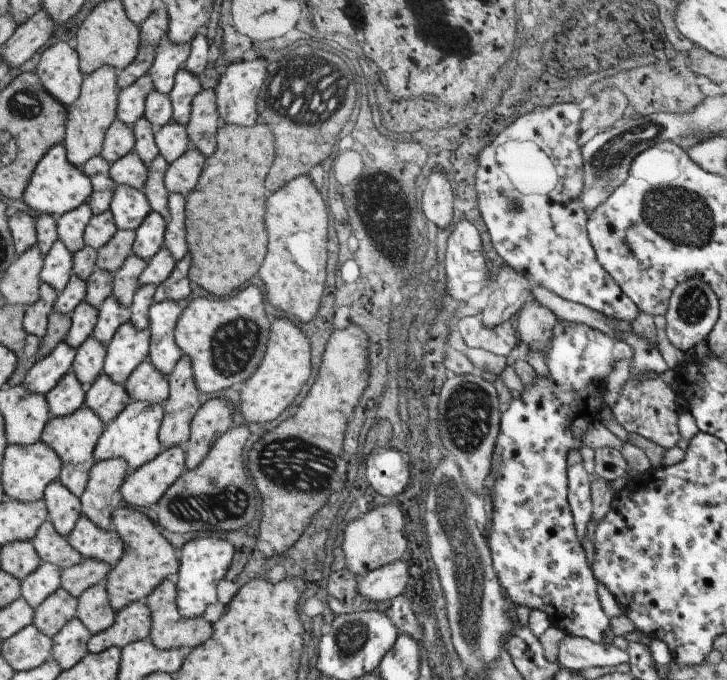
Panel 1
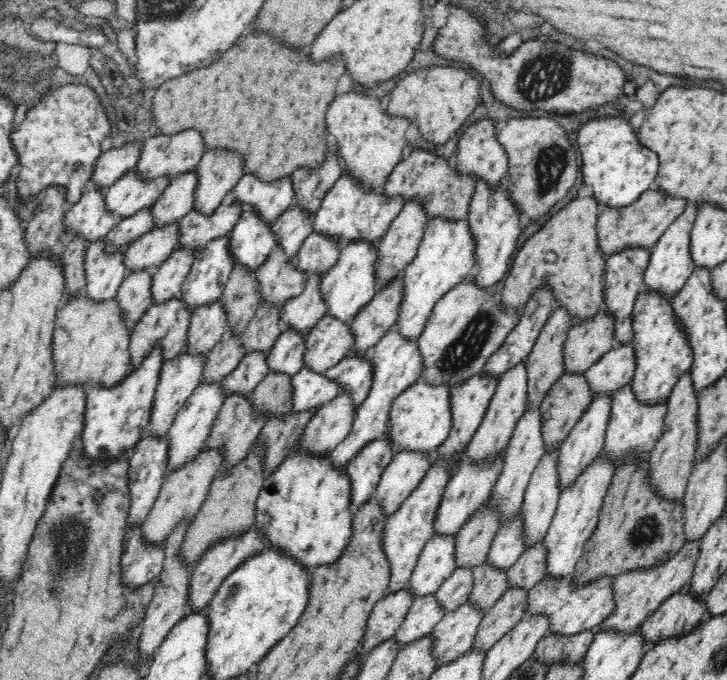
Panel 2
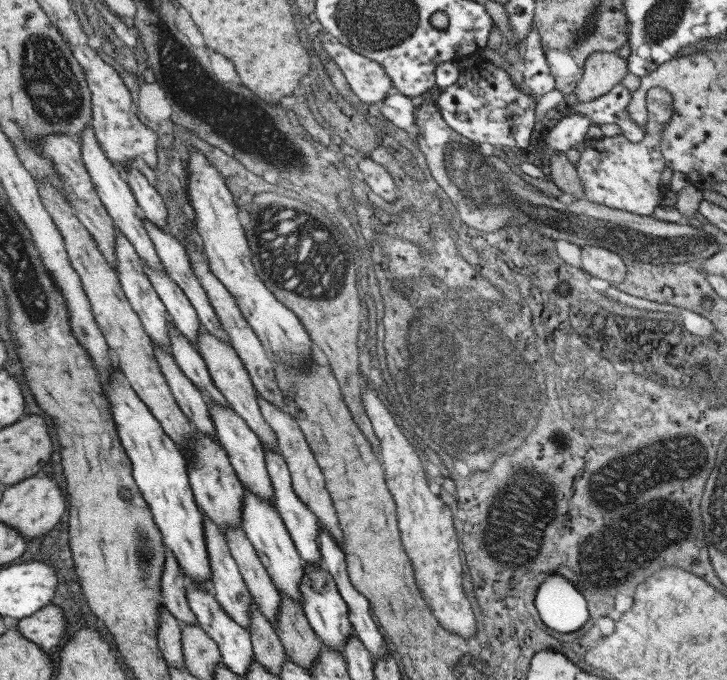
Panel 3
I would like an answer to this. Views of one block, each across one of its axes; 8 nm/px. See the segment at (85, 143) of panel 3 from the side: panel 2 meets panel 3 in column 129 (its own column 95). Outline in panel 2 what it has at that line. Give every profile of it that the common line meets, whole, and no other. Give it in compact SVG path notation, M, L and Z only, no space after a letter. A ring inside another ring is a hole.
M89 186L80 200L68 208L68 212L63 218L63 230L85 240L88 244L102 242L121 222L120 218L103 210L103 196L104 191Z

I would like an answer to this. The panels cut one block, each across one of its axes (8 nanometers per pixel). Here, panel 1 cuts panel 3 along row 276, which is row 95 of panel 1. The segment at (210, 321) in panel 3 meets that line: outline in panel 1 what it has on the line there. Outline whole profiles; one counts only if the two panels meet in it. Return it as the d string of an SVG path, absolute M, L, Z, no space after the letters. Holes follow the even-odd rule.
M181 68L175 73L173 88L168 92L172 118L178 125L186 126L189 120L191 101L201 90L199 80L187 69Z

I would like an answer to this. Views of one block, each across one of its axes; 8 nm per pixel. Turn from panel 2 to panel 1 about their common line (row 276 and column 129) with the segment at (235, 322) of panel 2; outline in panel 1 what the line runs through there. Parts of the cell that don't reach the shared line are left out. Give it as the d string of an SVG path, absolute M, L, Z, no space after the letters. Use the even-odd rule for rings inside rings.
M117 229L115 234L96 249L95 268L114 273L123 261L131 254L134 241L134 231Z

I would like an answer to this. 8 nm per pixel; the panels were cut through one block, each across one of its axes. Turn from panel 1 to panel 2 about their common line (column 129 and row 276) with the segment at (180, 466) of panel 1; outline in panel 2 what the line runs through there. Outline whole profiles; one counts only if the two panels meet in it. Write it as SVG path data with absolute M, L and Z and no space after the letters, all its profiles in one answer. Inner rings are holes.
M481 180L476 181L475 194L469 204L467 216L468 230L473 238L475 266L471 275L473 283L478 288L490 288L505 279L510 268L512 254L516 250L518 236L523 231L523 221L510 202L504 188L494 191Z

